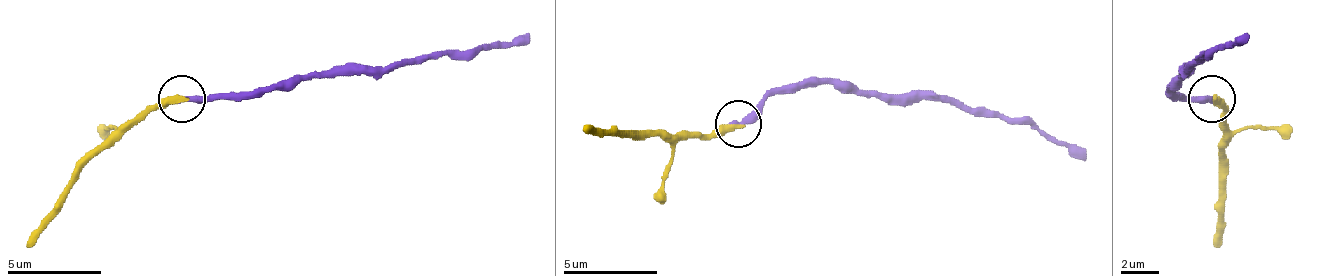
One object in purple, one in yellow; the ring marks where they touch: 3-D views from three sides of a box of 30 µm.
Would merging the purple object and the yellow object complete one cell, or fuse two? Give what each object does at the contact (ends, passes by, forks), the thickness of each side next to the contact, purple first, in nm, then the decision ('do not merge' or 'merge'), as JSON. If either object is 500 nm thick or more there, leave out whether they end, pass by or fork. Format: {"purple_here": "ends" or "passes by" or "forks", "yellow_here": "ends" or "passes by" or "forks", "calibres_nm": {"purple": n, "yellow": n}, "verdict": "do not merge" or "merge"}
{"purple_here": "ends", "yellow_here": "ends", "calibres_nm": {"purple": 340, "yellow": 400}, "verdict": "merge"}

